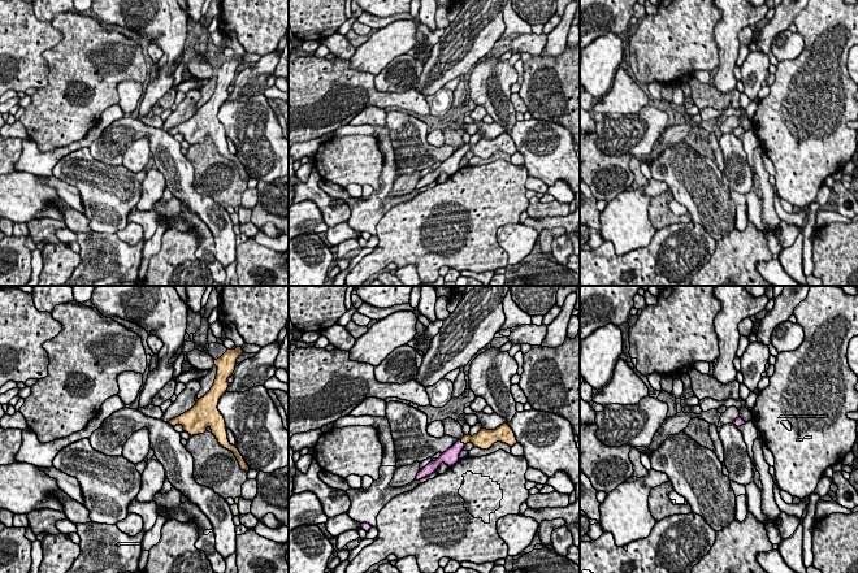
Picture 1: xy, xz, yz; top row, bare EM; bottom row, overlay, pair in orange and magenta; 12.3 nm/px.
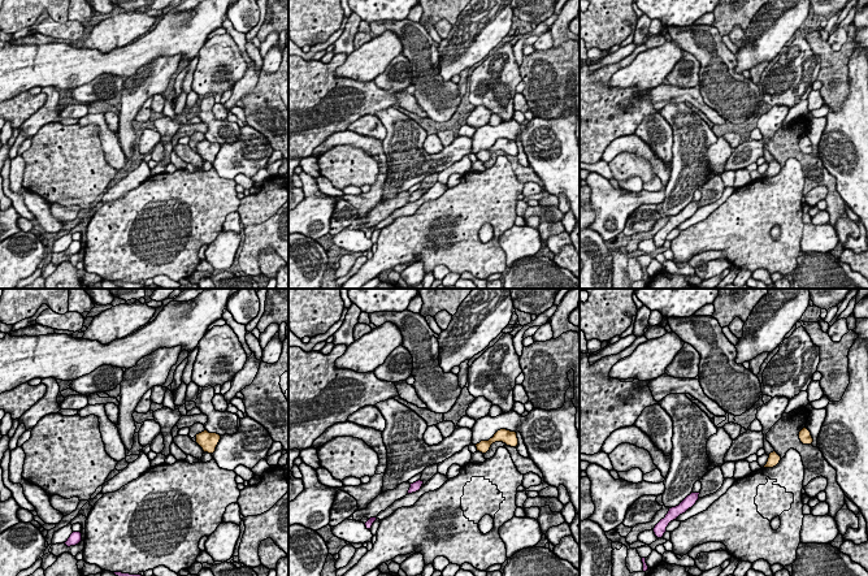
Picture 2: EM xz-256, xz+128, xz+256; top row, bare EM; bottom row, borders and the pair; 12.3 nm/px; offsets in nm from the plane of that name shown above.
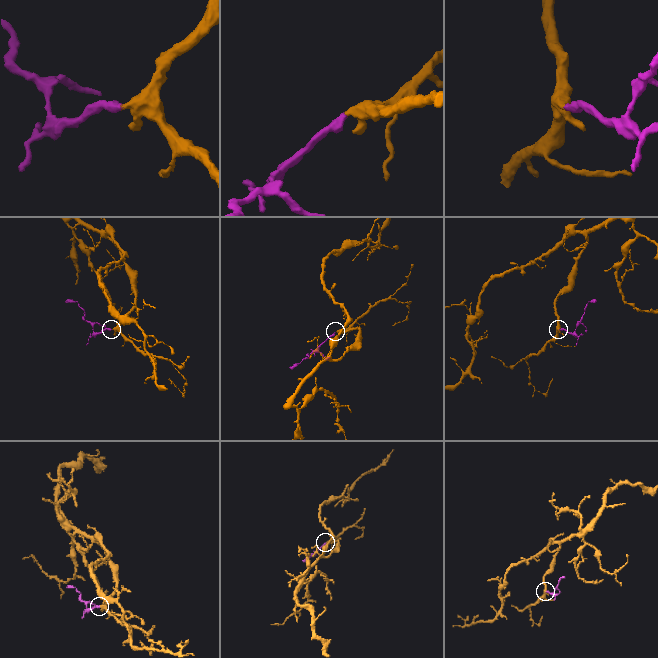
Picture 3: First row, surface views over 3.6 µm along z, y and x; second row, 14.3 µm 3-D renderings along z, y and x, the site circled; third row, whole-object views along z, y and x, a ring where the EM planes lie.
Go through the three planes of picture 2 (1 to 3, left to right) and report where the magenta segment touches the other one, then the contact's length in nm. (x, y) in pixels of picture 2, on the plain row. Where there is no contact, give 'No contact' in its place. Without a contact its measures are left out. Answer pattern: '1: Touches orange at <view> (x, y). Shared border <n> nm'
1: No contact
2: No contact
3: No contact

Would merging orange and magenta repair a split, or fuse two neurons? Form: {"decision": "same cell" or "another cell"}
{"decision": "same cell"}

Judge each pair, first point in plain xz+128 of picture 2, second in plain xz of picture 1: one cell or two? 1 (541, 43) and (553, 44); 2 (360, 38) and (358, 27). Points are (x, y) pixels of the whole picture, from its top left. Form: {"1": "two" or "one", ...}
{"1": "two", "2": "two"}

